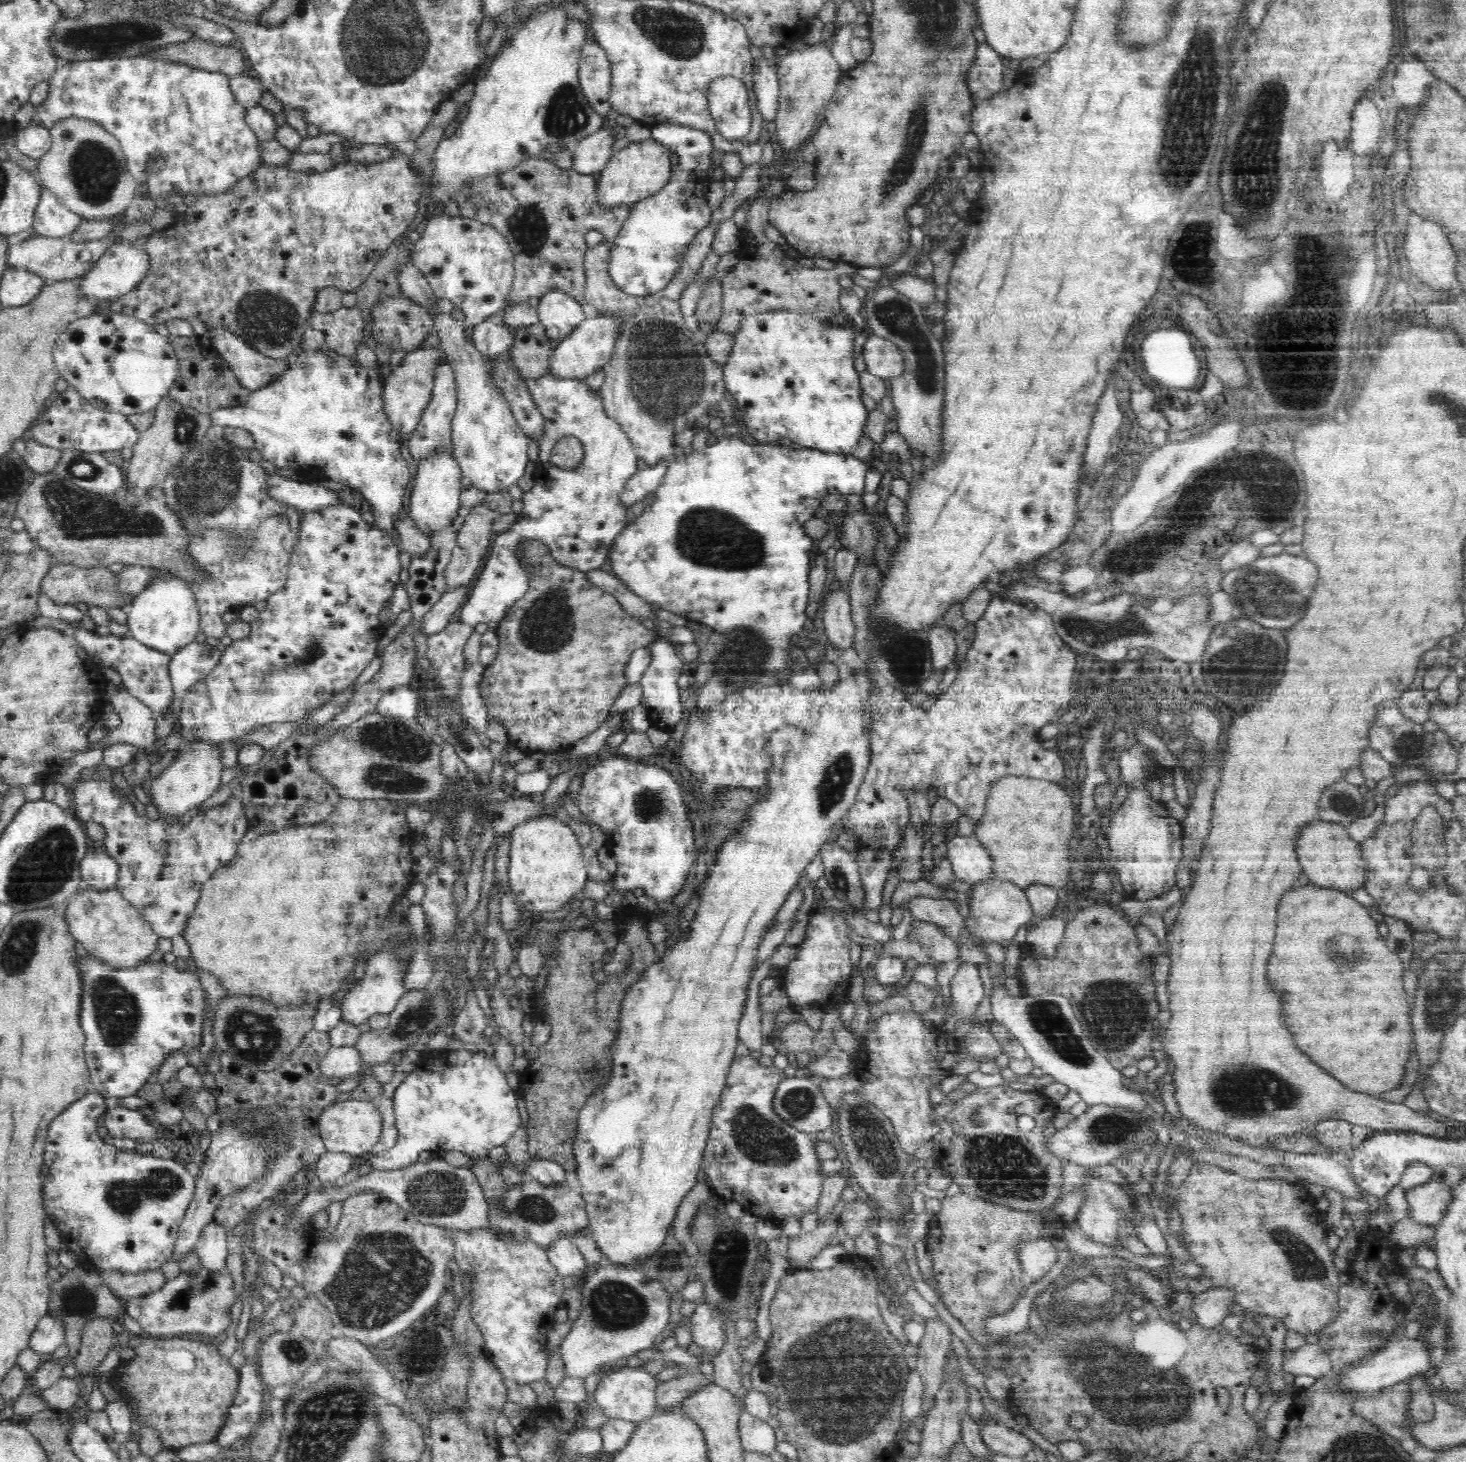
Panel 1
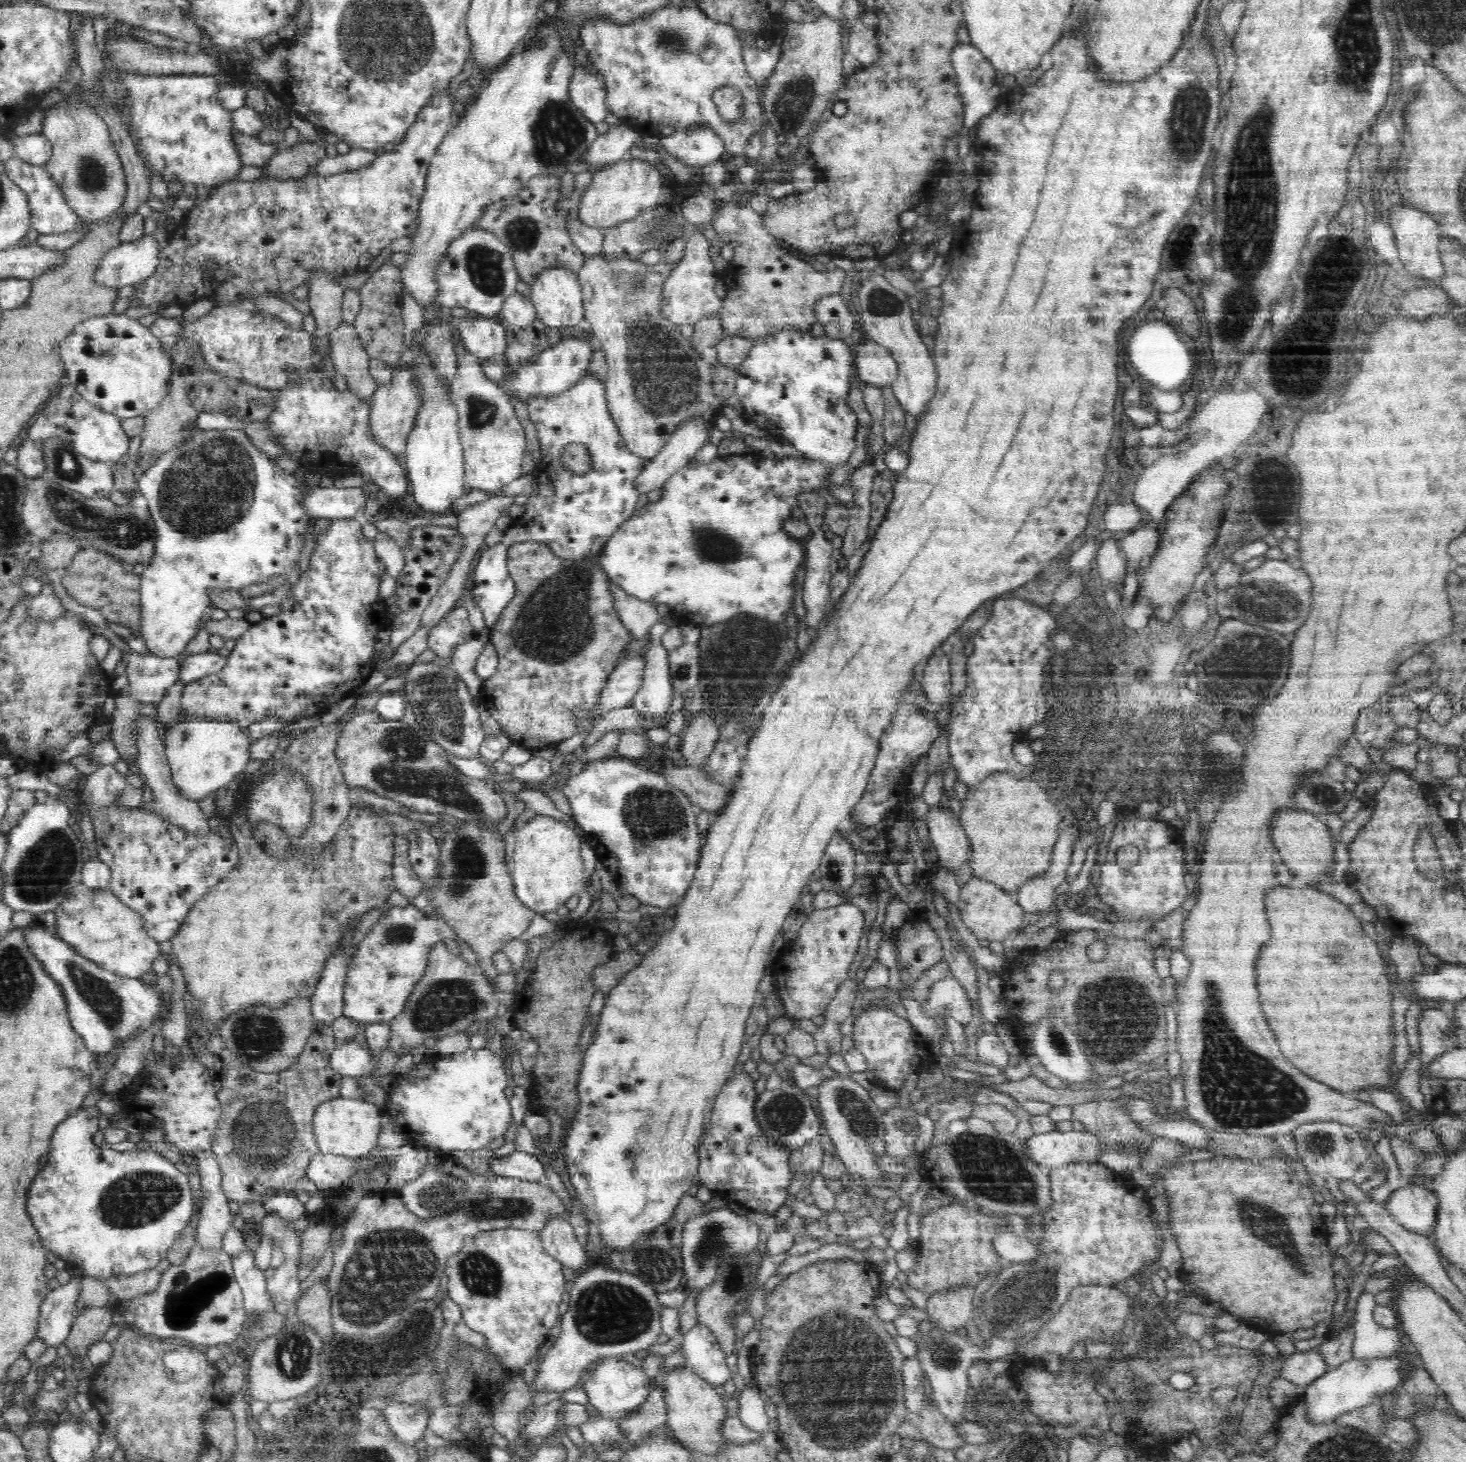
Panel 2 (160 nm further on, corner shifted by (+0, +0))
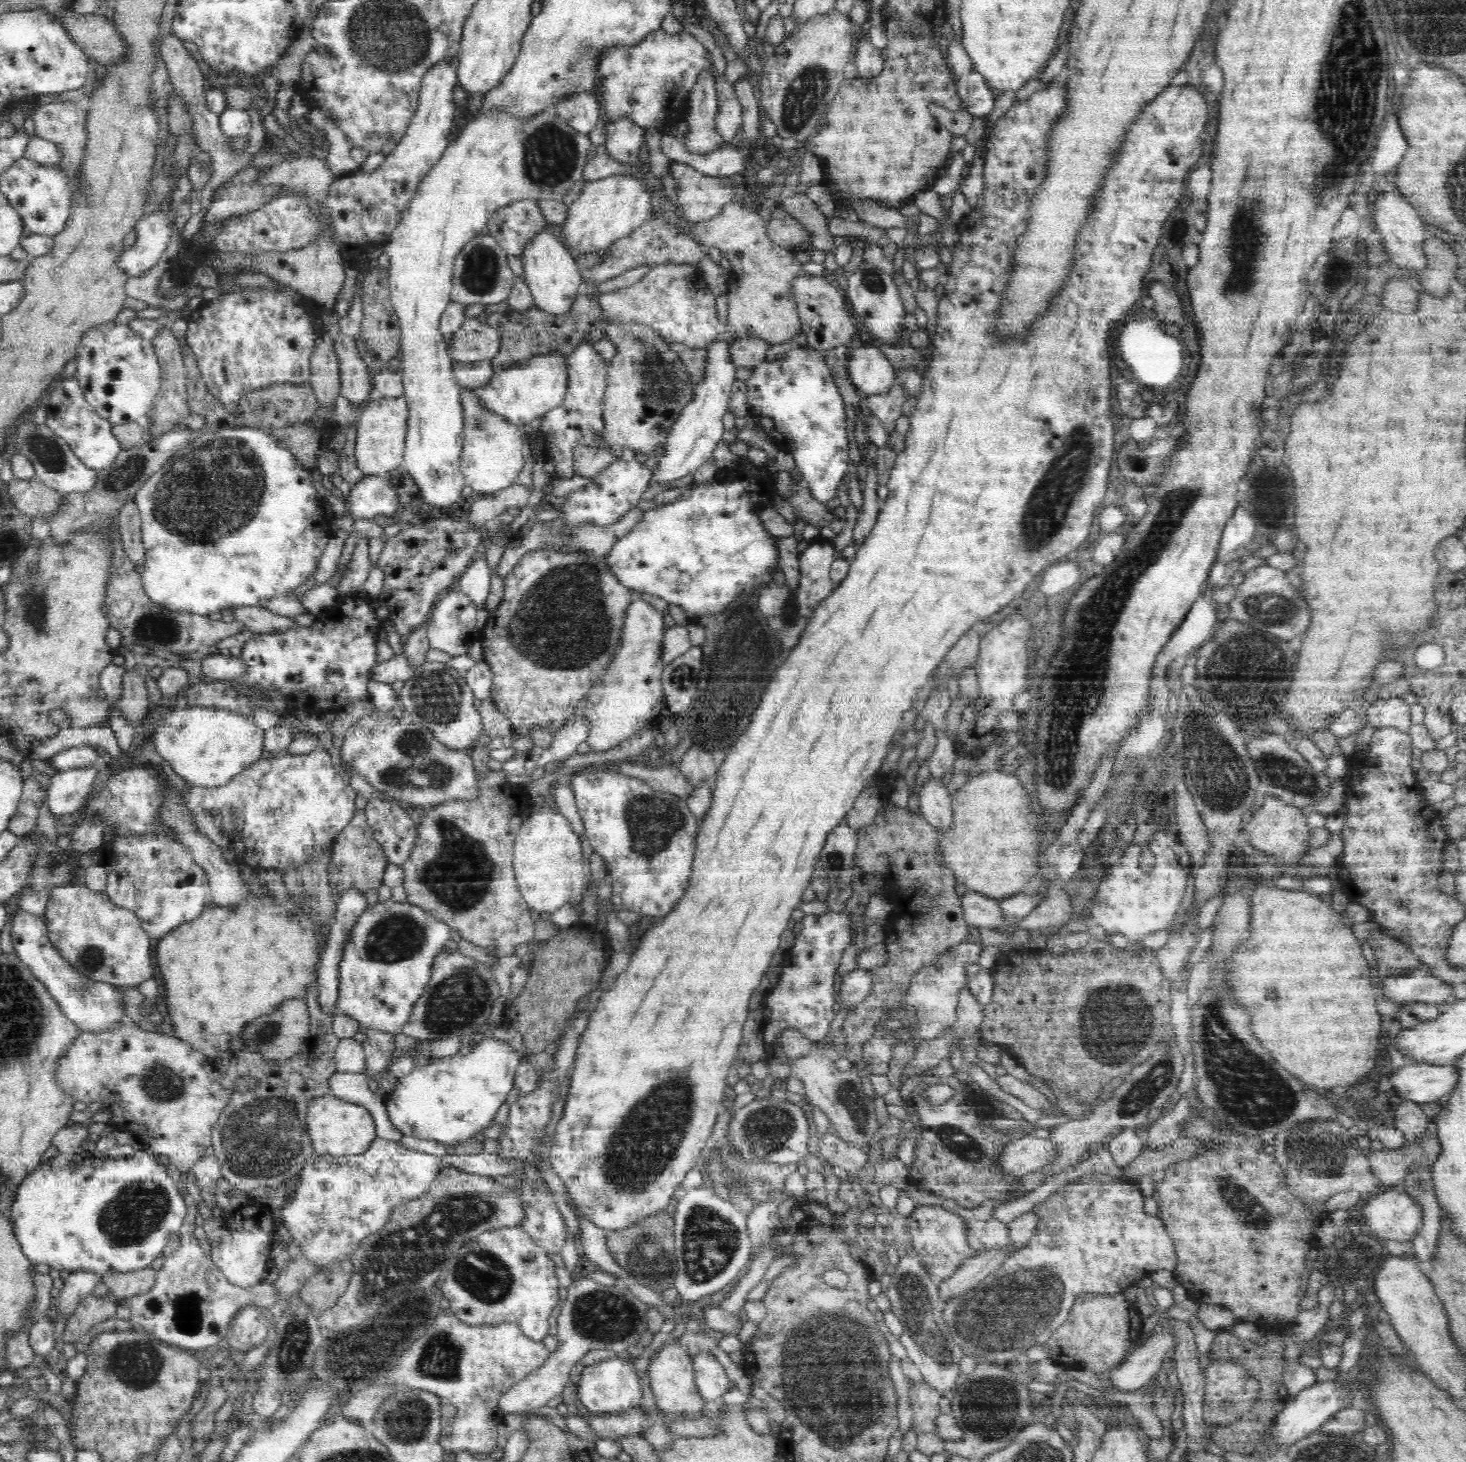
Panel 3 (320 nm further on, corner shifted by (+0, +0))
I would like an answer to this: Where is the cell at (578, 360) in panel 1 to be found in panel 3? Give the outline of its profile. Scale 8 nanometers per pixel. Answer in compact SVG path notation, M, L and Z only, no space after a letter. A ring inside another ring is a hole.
M547 355L532 358L517 367L494 373L488 384L474 389L474 393L486 411L500 415L508 423L523 428L560 406L568 390L568 384L568 356Z

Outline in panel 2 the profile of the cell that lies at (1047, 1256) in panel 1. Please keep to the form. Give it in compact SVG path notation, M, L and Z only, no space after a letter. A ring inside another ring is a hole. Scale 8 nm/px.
M1006 1230L992 1237L994 1250L1010 1263L1033 1261L1039 1252L1037 1245L1030 1236L1018 1235Z

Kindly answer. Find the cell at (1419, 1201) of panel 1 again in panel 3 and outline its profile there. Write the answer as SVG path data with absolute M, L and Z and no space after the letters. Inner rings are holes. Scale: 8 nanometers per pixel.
M1389 1188L1373 1194L1361 1215L1375 1238L1410 1241L1421 1227L1423 1212L1412 1196Z

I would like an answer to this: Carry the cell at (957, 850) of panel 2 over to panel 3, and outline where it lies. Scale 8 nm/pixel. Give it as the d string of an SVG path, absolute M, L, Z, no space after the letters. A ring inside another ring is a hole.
M936 777L928 778L919 792L919 808L924 818L938 830L948 830L953 823L951 795Z

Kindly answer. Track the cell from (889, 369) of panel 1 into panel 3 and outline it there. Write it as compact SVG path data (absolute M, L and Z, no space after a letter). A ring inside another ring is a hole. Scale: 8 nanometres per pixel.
M866 345L852 351L847 366L850 381L864 397L884 394L897 381L892 363L875 345Z

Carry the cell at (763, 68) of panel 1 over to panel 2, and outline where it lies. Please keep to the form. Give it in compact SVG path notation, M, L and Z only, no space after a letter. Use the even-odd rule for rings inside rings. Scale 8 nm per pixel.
M738 30L738 33L744 46L743 61L746 70L756 81L756 84L761 85L774 72L774 67L781 55L781 44L772 44L767 50L758 47L748 48L745 42L747 36L745 32Z

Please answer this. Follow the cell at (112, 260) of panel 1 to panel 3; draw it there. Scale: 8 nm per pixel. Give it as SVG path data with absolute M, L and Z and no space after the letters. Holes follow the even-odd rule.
M160 209L141 218L135 226L137 239L118 258L118 267L127 276L138 276L162 260L172 238L172 211Z

